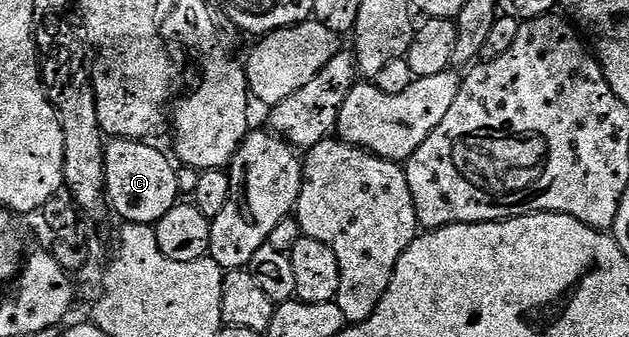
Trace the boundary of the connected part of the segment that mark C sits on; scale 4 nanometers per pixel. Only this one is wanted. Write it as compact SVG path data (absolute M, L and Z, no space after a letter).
M115 138L105 143L105 199L109 209L114 209L122 222L154 226L173 206L179 205L180 191L175 163L150 145L154 144L146 140L133 142L131 138Z

